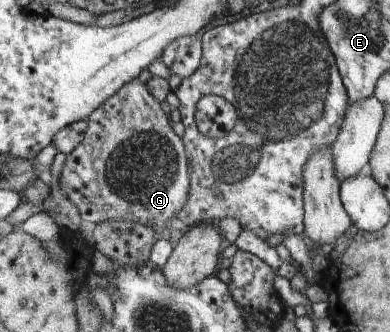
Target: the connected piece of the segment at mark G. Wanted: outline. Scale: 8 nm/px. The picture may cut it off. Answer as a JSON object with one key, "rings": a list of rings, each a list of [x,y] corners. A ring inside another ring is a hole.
{"rings":[[[138,79],[130,81],[124,85],[117,95],[114,95],[108,102],[102,105],[88,120],[89,127],[85,134],[84,142],[73,152],[67,155],[63,170],[59,177],[61,192],[78,208],[81,214],[81,219],[84,221],[92,222],[95,225],[103,221],[110,221],[113,219],[136,221],[144,223],[144,225],[152,225],[158,231],[166,232],[166,225],[174,223],[178,218],[178,213],[182,211],[184,205],[188,203],[191,191],[190,172],[188,171],[188,157],[186,149],[184,149],[184,141],[174,133],[172,129],[173,124],[170,116],[166,116],[162,105],[156,101],[154,95],[146,89],[146,85],[140,83]]]}

